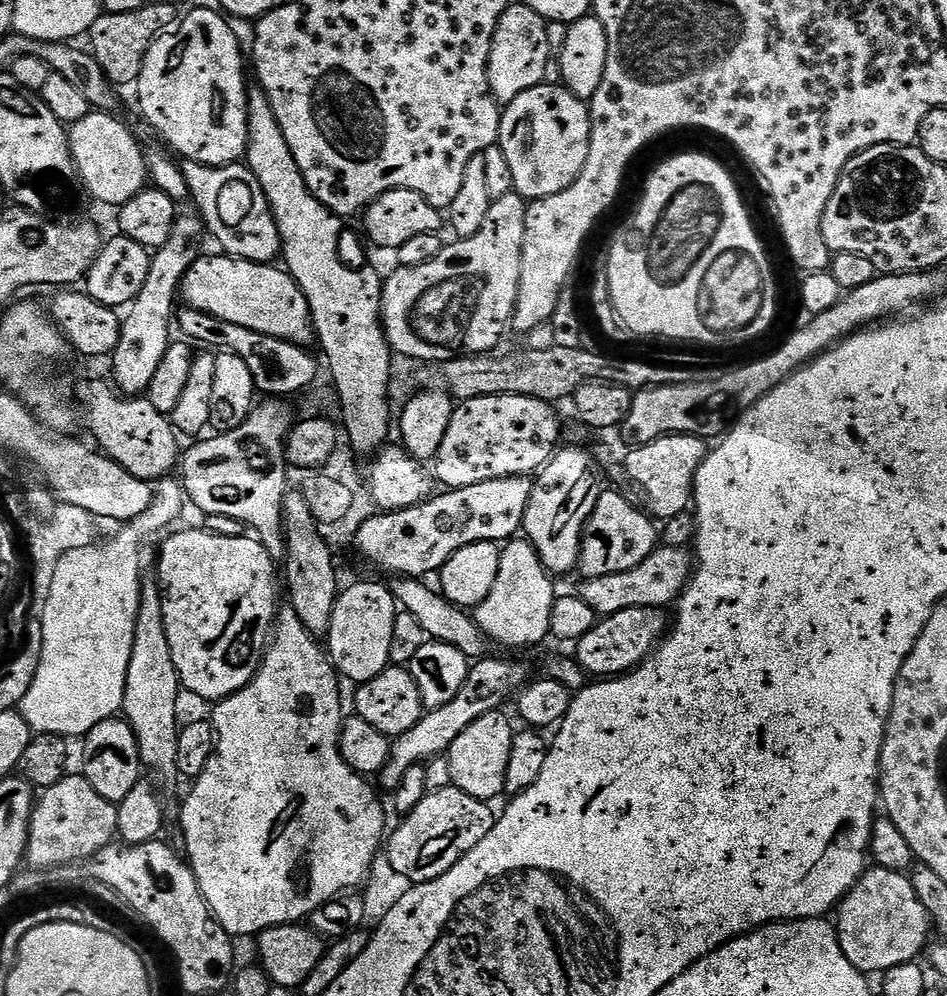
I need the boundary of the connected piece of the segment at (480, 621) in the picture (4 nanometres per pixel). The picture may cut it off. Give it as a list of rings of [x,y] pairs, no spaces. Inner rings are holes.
[[[513,538],[503,545],[500,558],[498,578],[494,582],[494,590],[484,600],[476,605],[474,619],[480,630],[493,645],[501,644],[504,648],[532,648],[550,636],[550,610],[554,606],[558,589],[552,585],[553,577],[542,566],[534,546],[526,538]]]

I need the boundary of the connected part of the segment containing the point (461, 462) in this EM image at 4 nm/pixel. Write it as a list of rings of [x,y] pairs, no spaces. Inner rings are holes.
[[[483,396],[457,403],[452,410],[450,426],[446,426],[446,438],[442,438],[442,446],[434,461],[435,479],[451,490],[507,476],[531,477],[539,473],[561,443],[560,420],[552,408],[555,407],[549,401],[529,396]]]

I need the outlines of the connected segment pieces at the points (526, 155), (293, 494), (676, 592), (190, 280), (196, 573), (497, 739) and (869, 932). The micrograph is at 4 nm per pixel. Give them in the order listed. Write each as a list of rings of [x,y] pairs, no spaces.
[[[539,84],[526,94],[518,94],[503,109],[500,117],[501,150],[506,154],[506,166],[510,166],[512,187],[525,201],[541,200],[558,194],[574,183],[586,166],[592,141],[592,114],[589,105],[560,84]]]
[[[289,490],[284,496],[284,531],[286,533],[286,559],[282,564],[282,580],[288,583],[290,606],[302,620],[302,626],[317,638],[327,637],[330,618],[338,595],[336,564],[328,544],[319,536],[318,525],[310,506],[306,506],[303,491]]]
[[[657,547],[656,551],[642,562],[642,566],[634,566],[634,570],[626,570],[622,574],[606,574],[602,578],[584,580],[578,595],[594,610],[597,617],[618,614],[618,610],[631,608],[663,608],[675,605],[684,594],[684,587],[694,571],[694,560],[688,556],[684,548]]]
[[[204,254],[192,263],[180,283],[179,295],[183,303],[194,310],[202,310],[214,318],[222,318],[222,322],[234,322],[234,326],[246,326],[246,330],[258,330],[258,334],[270,334],[274,338],[290,340],[293,344],[307,345],[309,343],[307,340],[310,340],[308,303],[290,273],[275,263],[259,264],[240,260],[236,256],[219,255]]]
[[[203,527],[188,528],[185,532],[176,532],[160,548],[160,565],[157,566],[155,575],[160,585],[160,597],[162,598],[162,614],[166,626],[166,638],[170,642],[170,654],[174,658],[174,666],[178,670],[181,689],[185,693],[193,692],[200,700],[212,700],[219,702],[230,694],[242,690],[256,676],[260,669],[260,663],[264,660],[265,651],[270,643],[270,637],[274,631],[274,625],[278,615],[278,603],[276,604],[276,580],[278,584],[278,568],[274,565],[274,558],[264,549],[259,539],[251,535],[242,538],[226,538],[222,534],[204,531]]]
[[[497,710],[490,714],[482,714],[478,722],[470,722],[458,738],[454,738],[454,746],[446,754],[450,762],[450,778],[452,787],[470,794],[470,798],[478,798],[492,802],[496,795],[504,792],[506,782],[506,766],[510,766],[510,750],[514,727],[504,717],[503,711]]]
[[[869,867],[838,905],[840,917],[834,927],[840,934],[840,945],[858,971],[883,974],[894,966],[911,964],[929,943],[930,921],[926,906],[918,902],[911,879],[905,873]]]

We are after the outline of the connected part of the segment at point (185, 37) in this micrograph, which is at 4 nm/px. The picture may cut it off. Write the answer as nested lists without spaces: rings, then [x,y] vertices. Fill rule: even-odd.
[[[213,8],[194,9],[185,20],[183,17],[175,27],[163,32],[152,43],[142,62],[134,91],[140,99],[141,114],[164,135],[165,142],[169,144],[167,147],[176,156],[185,156],[185,161],[203,164],[205,168],[225,168],[228,164],[237,163],[248,150],[249,85],[244,84],[246,56],[240,53],[240,40],[227,24],[229,21]]]

